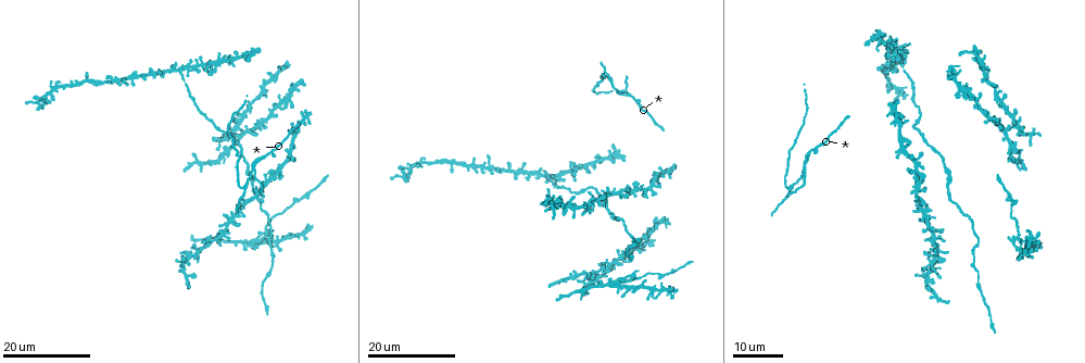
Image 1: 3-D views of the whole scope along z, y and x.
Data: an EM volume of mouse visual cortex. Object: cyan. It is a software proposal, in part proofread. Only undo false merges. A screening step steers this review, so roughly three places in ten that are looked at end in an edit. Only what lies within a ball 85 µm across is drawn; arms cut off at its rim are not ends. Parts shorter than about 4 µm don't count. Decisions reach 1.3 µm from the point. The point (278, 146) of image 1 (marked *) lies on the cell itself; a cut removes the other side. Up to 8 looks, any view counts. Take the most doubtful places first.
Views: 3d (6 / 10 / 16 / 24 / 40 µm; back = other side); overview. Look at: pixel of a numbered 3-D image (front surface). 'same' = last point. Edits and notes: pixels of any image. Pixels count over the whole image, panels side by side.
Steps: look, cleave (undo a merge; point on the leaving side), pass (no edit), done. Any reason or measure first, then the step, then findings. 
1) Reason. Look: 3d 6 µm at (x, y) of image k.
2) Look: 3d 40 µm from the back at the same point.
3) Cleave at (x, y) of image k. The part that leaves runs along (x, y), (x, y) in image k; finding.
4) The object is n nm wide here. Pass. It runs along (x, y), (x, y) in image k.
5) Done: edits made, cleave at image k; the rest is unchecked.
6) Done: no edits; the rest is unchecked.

Look: 3d 24 µm at (251, 185) of image 1.

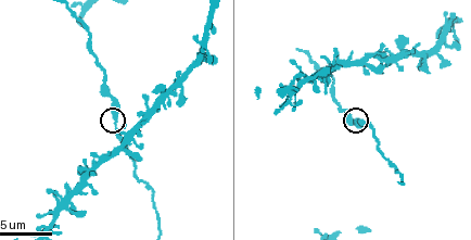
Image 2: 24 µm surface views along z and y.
Look: 3d 6 µm at (115, 122) of image 2.

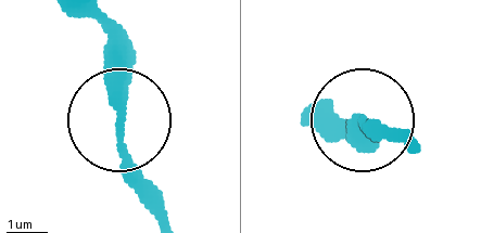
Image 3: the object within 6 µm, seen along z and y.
The side arm is 51 µm long. Pass. One cell here.

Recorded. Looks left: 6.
Four arms meet. Look: 3d 24 µm at (541, 174) of image 1.

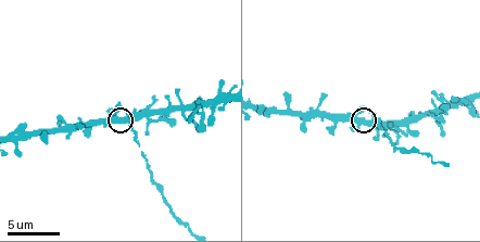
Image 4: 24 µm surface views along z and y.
Look: 3d 6 µm at (125, 116) of image 4.

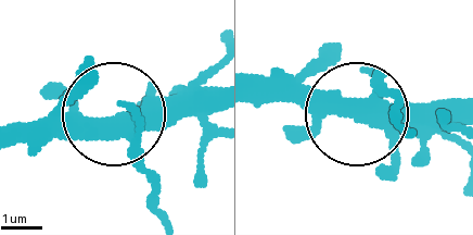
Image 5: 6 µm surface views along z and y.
Cleave at (149, 197) of image 5. The part that leaves runs along (130, 146), (162, 214) in image 5; two cells meet here.

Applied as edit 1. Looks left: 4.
Four or more arms meet. Look: 3d 16 µm at (1020, 250) of image 1.

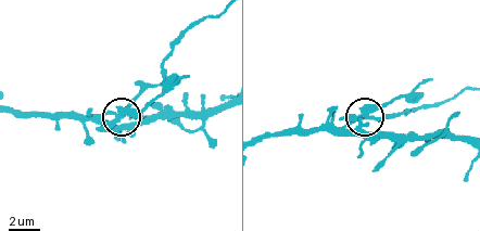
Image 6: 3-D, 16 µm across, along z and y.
Look: 3d 6 µm at (114, 121) of image 6.

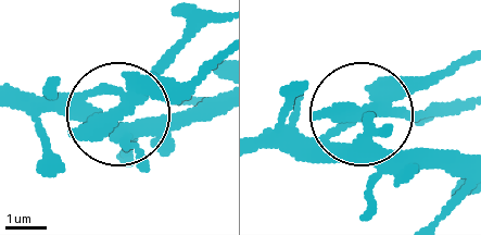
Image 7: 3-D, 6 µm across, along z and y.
The object is 290 nm wide here. Cleave at (126, 72) of image 7. Two cells meet here.

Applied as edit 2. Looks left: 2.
Done: edits made, cleave at image 5, cleave at image 7; the rest is unchecked.

